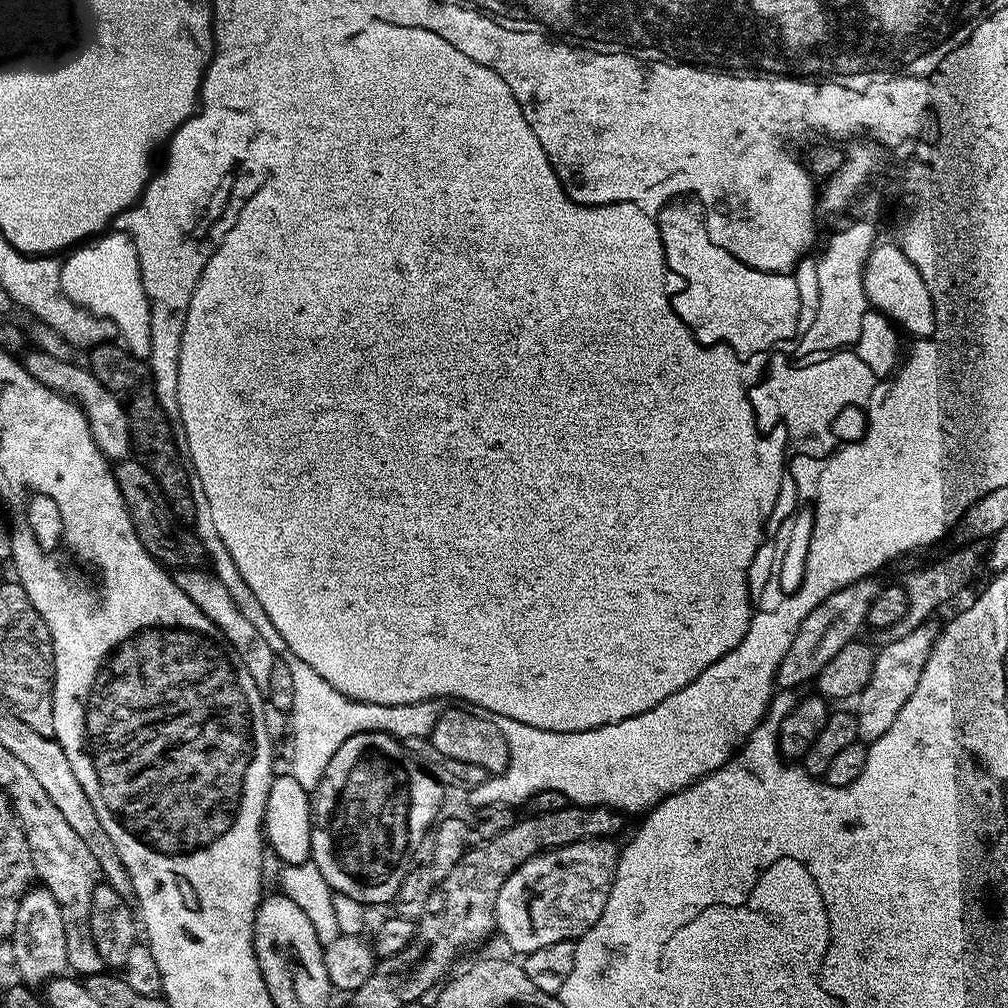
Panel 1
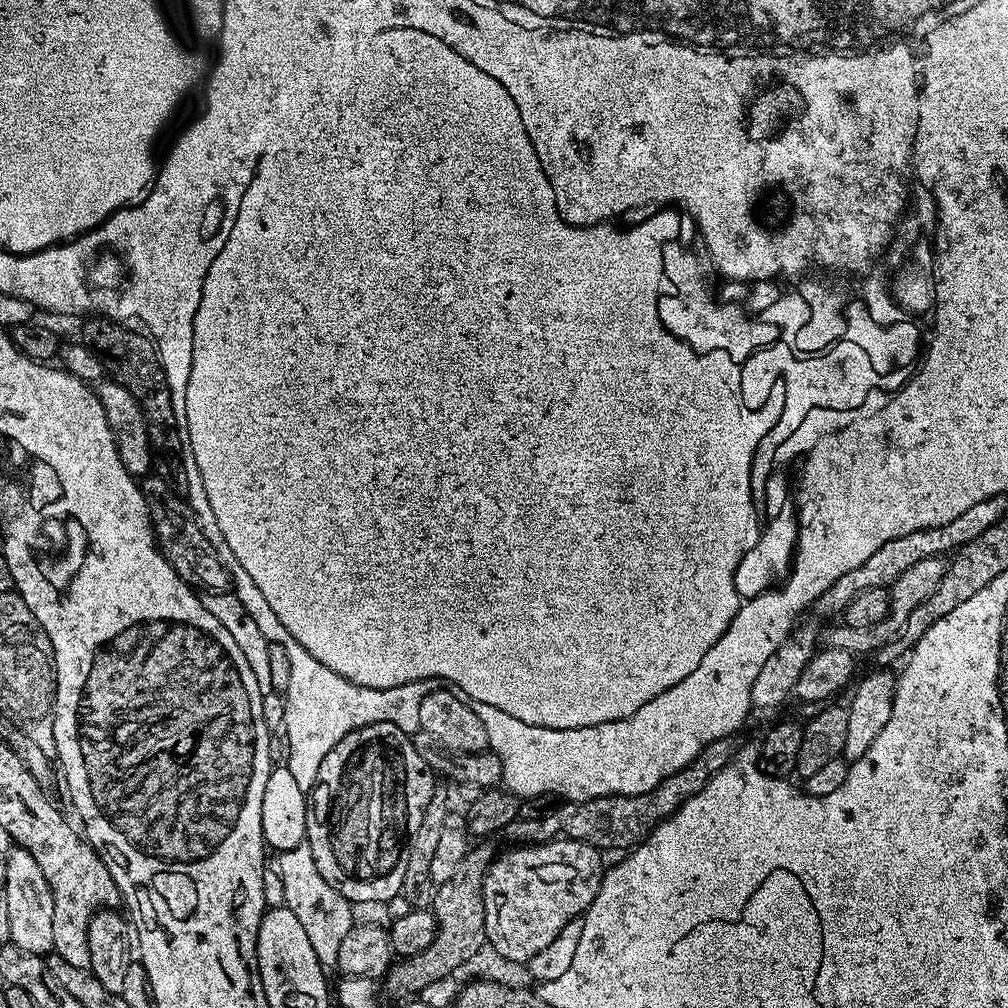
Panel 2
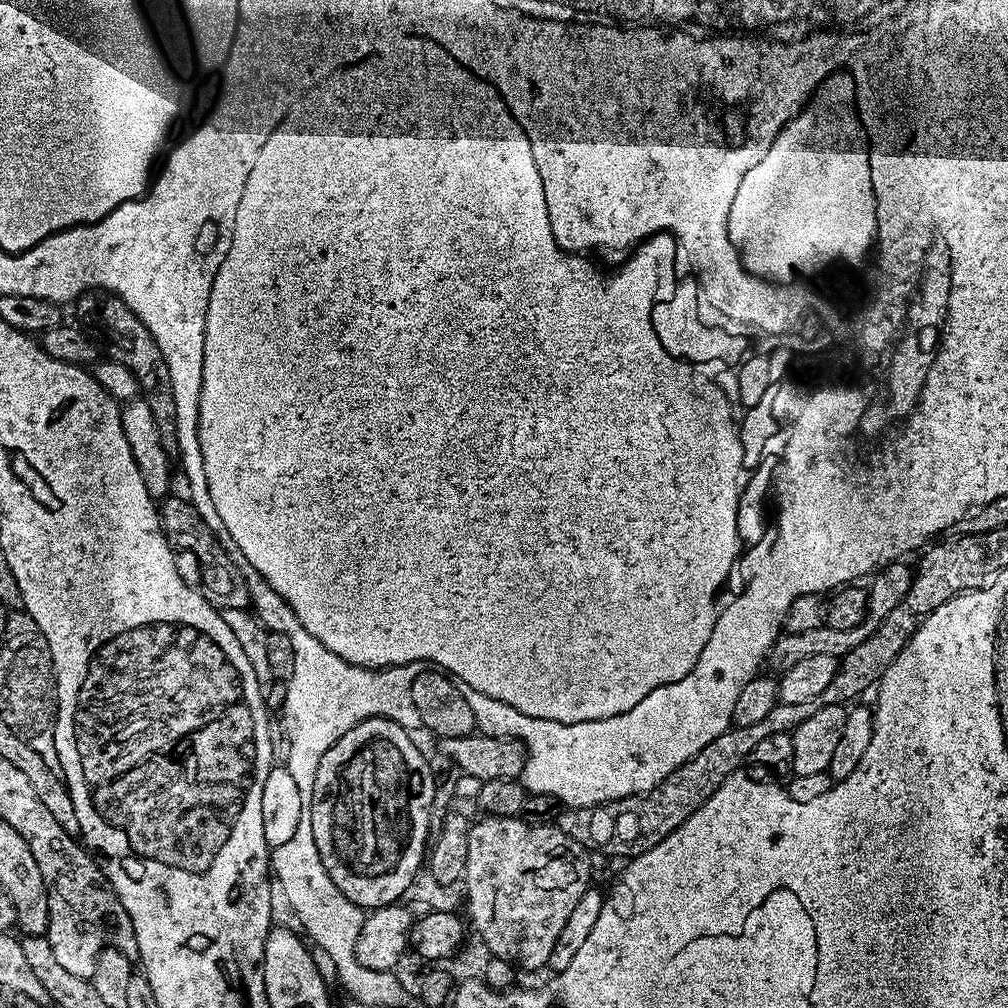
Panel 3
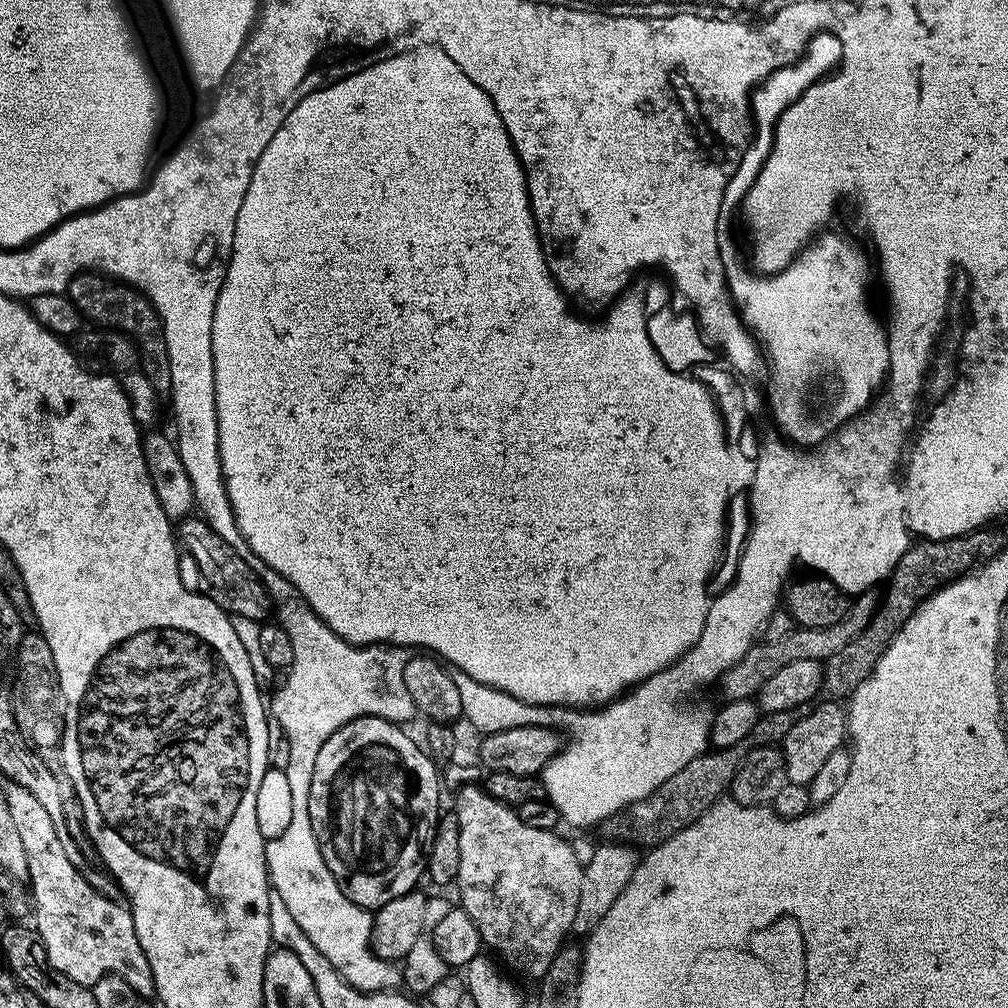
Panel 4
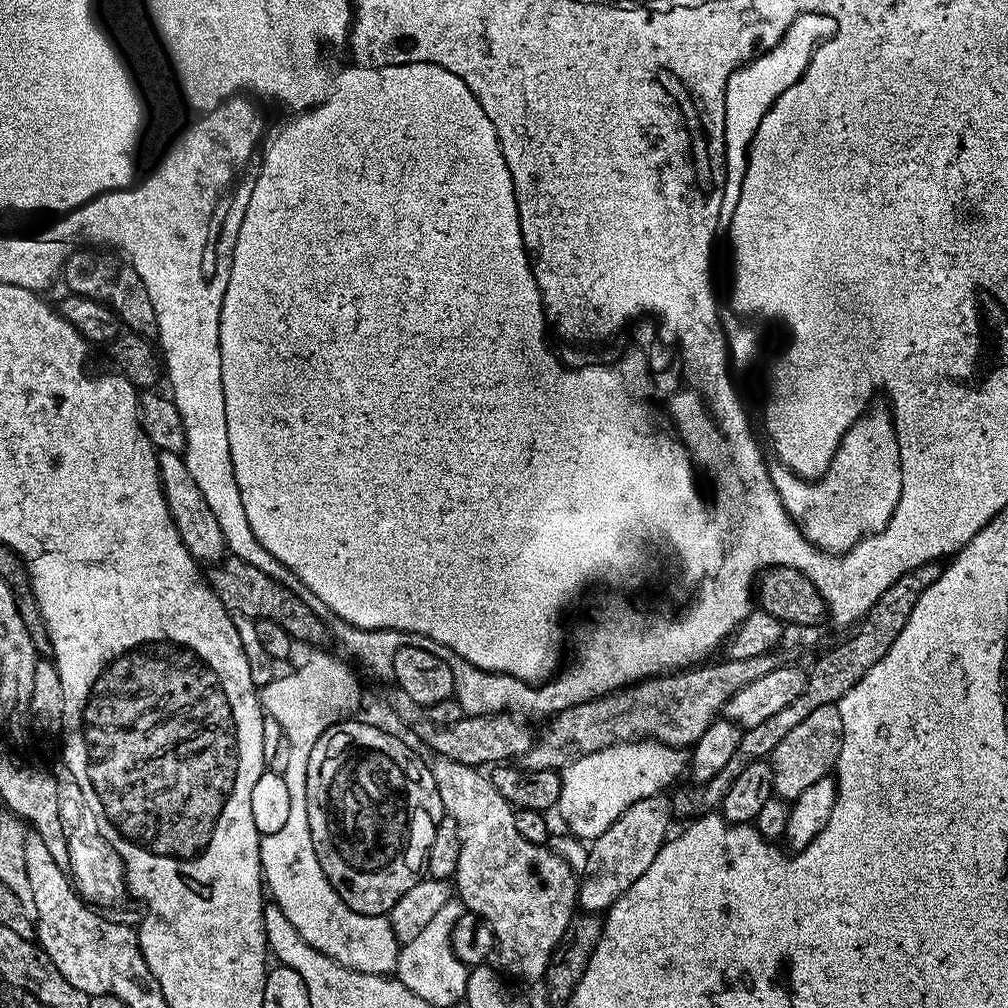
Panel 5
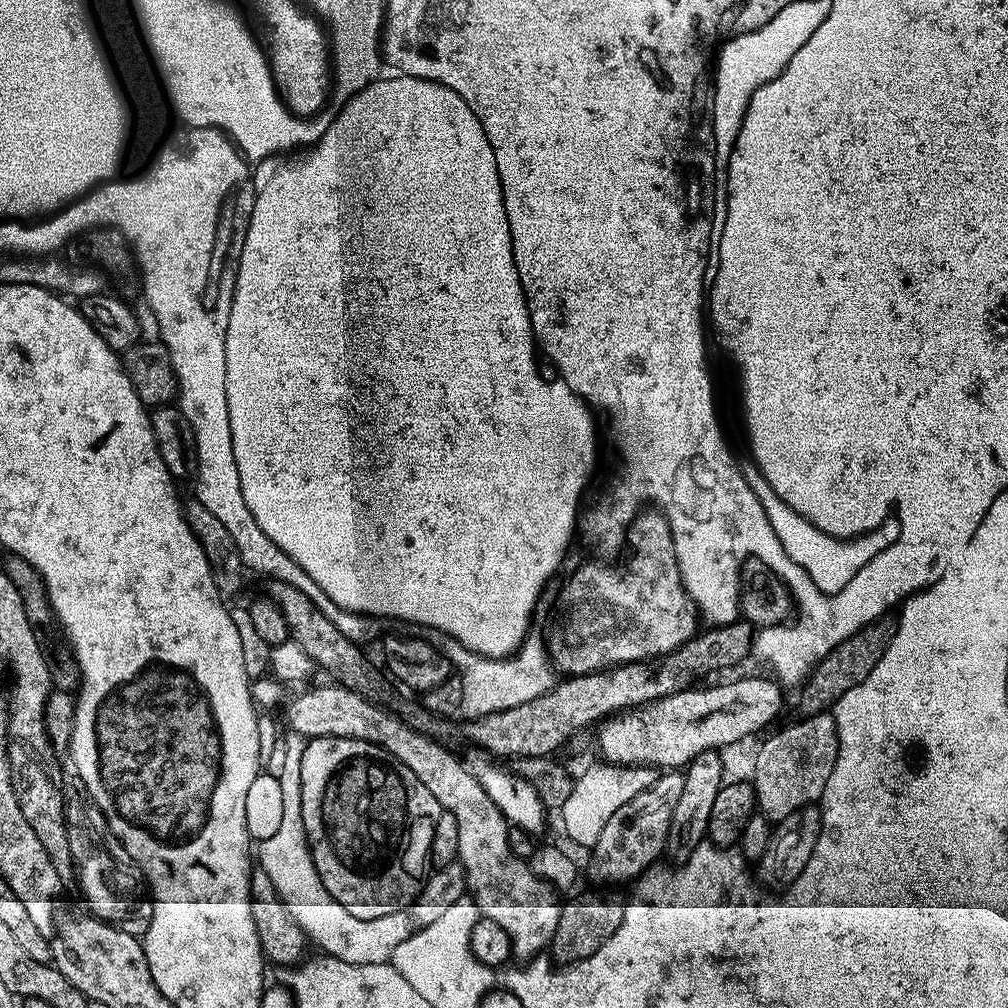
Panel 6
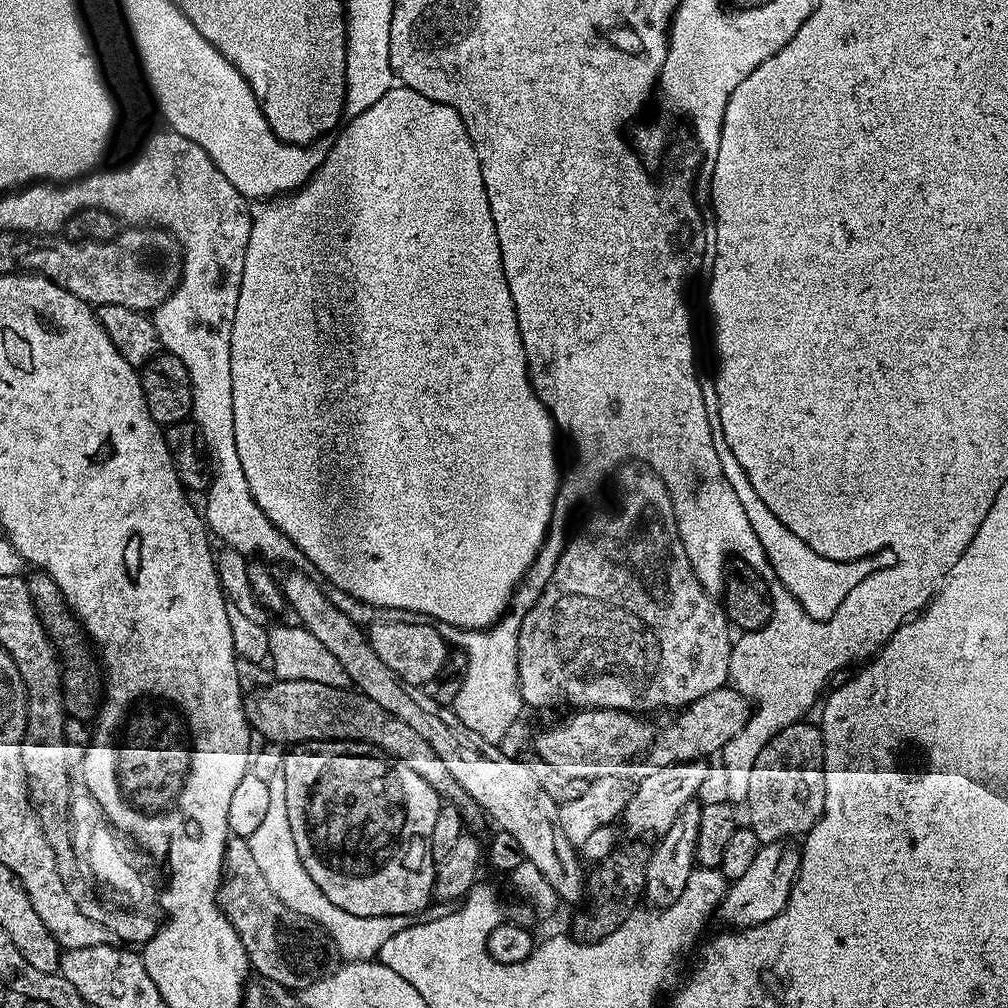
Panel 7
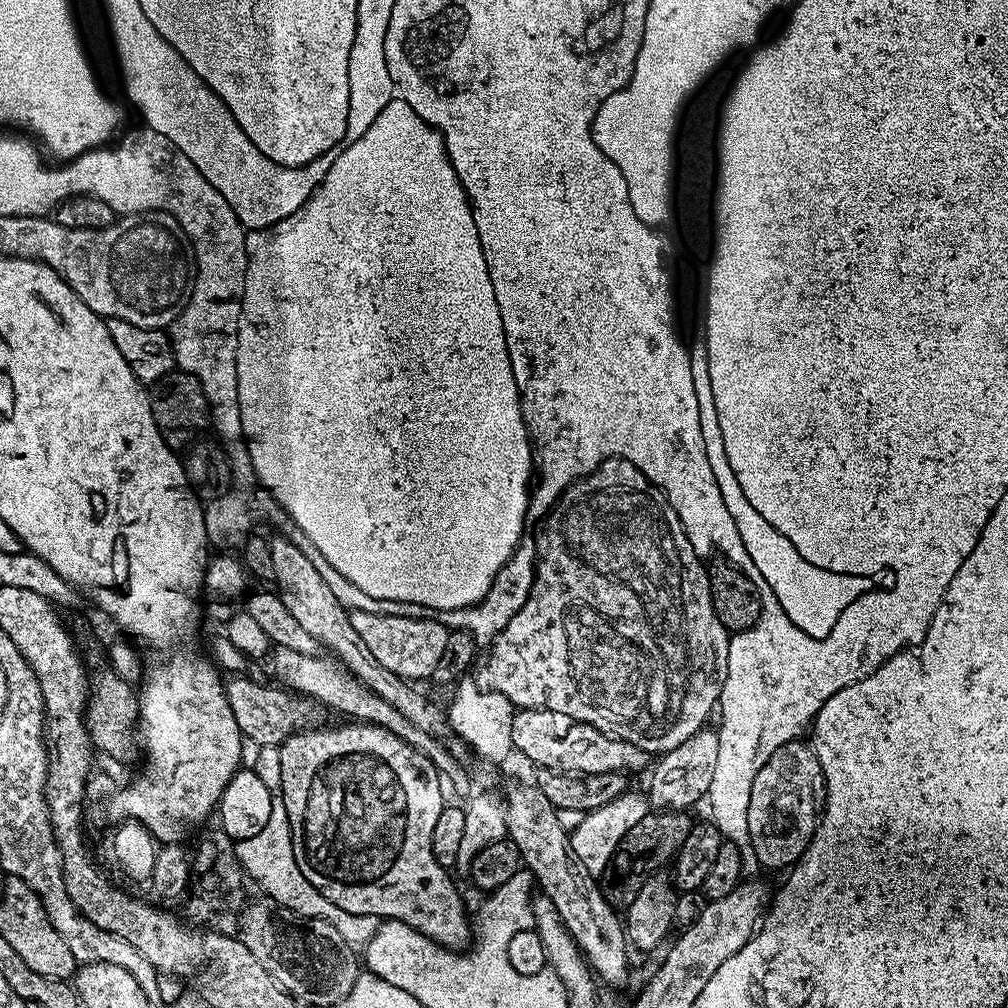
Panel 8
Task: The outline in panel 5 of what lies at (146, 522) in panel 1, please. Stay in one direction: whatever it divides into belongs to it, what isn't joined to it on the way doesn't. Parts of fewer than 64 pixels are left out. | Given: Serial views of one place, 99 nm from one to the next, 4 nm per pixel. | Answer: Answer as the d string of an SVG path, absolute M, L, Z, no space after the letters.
M229 555L222 566L211 570L210 587L228 612L254 621L268 619L286 630L296 642L305 640L308 644L320 644L327 636L329 639L330 629L325 617L320 617L302 597L295 596L285 581L270 578L270 574L242 562L234 555Z

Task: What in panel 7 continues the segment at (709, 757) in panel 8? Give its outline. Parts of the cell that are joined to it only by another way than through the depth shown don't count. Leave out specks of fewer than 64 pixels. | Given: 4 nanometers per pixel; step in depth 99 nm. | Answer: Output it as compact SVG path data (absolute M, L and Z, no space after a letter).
M691 760L674 766L666 766L658 770L658 774L650 774L650 778L639 781L632 788L630 802L624 808L622 825L632 838L659 838L670 830L674 818L678 818L678 810L682 806L693 803L697 799L700 787L708 776L707 763Z

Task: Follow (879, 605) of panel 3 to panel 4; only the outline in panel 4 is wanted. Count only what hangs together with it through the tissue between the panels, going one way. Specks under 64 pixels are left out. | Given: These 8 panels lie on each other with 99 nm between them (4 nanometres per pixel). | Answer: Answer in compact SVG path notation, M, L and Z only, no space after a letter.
M875 591L861 592L849 603L848 613L839 622L834 622L834 626L825 628L797 626L793 632L777 638L774 642L764 640L753 643L750 651L720 677L718 689L720 688L721 694L724 695L723 699L725 701L753 699L760 693L762 686L766 686L766 682L770 682L770 678L774 678L774 674L778 674L778 670L782 670L782 666L790 666L790 662L828 660L834 654L838 654L838 650L842 650L842 646L854 642L854 638L858 638L858 634L862 634L862 630L866 630L866 626L874 618L877 607L878 596Z

